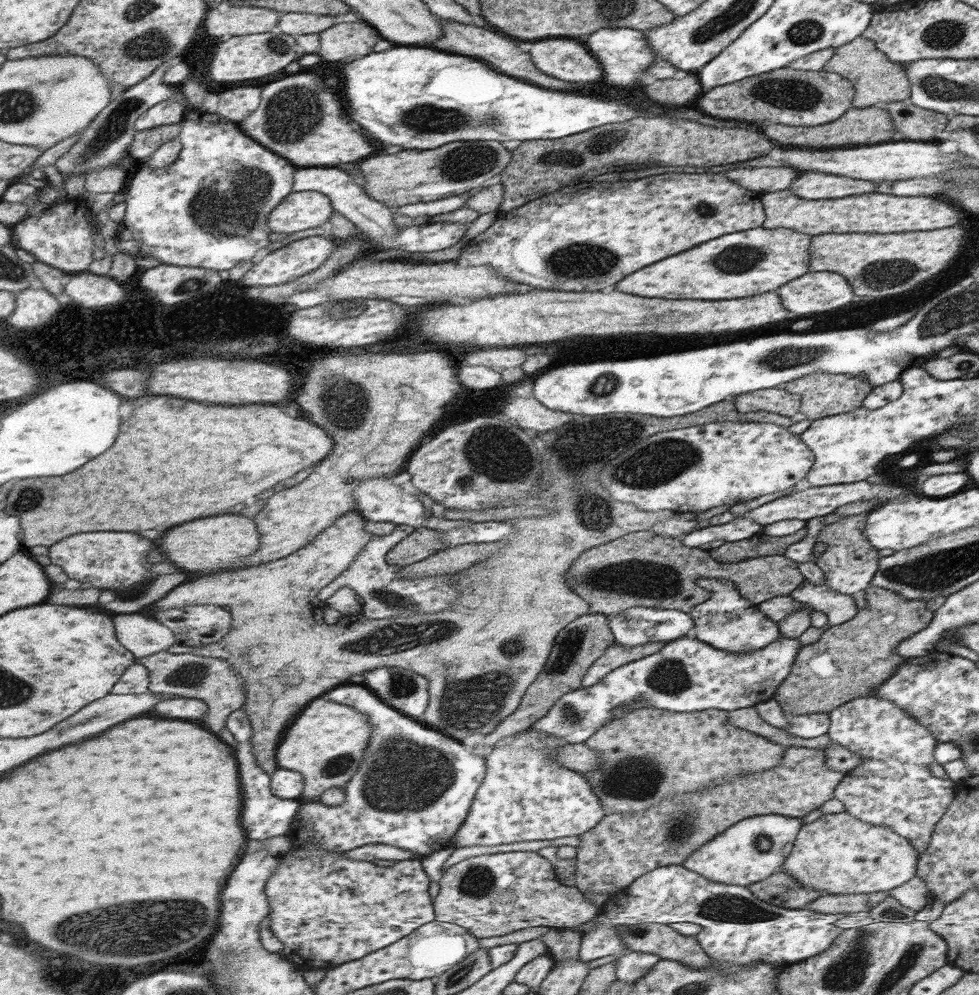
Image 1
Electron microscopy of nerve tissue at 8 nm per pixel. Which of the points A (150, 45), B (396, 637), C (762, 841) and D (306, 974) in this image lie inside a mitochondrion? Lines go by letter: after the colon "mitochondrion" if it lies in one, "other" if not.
A: mitochondrion
B: mitochondrion
C: mitochondrion
D: other

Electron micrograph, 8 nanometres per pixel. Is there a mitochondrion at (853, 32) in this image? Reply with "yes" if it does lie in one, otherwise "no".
no

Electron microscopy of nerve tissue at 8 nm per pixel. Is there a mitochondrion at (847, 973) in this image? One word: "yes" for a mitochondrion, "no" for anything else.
yes

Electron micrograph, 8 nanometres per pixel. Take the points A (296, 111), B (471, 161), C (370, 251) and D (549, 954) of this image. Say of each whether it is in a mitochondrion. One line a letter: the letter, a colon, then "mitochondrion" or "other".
A: mitochondrion
B: mitochondrion
C: other
D: other

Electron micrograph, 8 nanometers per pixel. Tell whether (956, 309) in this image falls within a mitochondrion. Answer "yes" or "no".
yes

